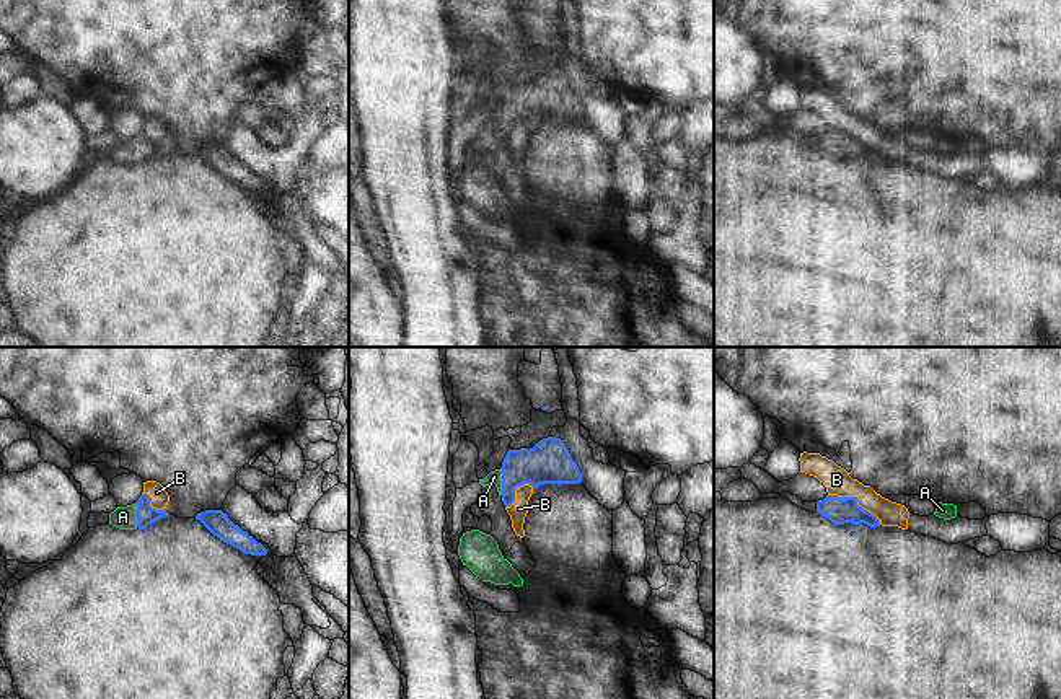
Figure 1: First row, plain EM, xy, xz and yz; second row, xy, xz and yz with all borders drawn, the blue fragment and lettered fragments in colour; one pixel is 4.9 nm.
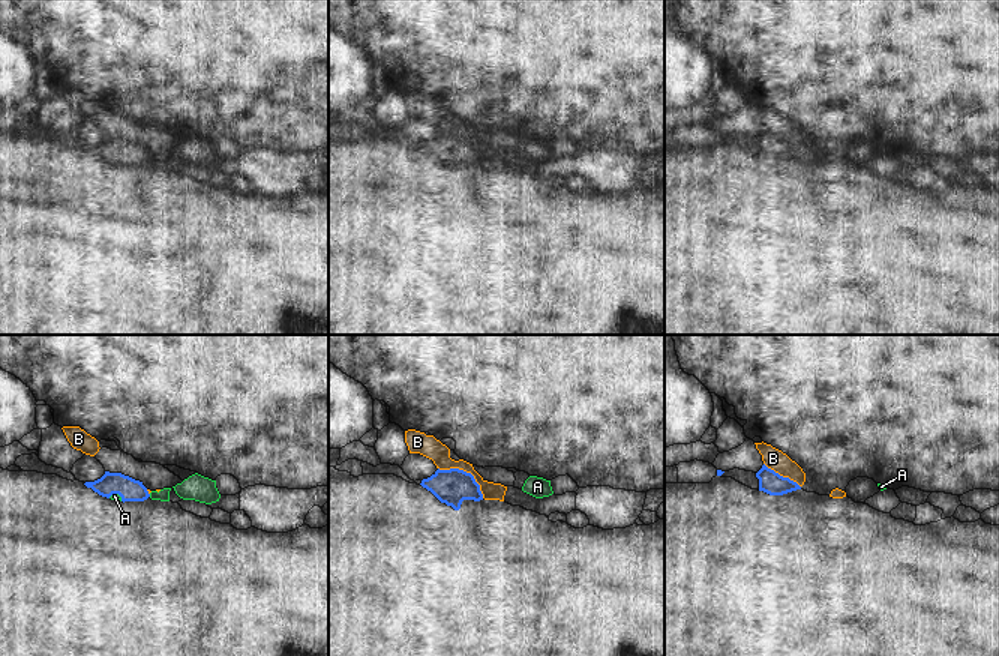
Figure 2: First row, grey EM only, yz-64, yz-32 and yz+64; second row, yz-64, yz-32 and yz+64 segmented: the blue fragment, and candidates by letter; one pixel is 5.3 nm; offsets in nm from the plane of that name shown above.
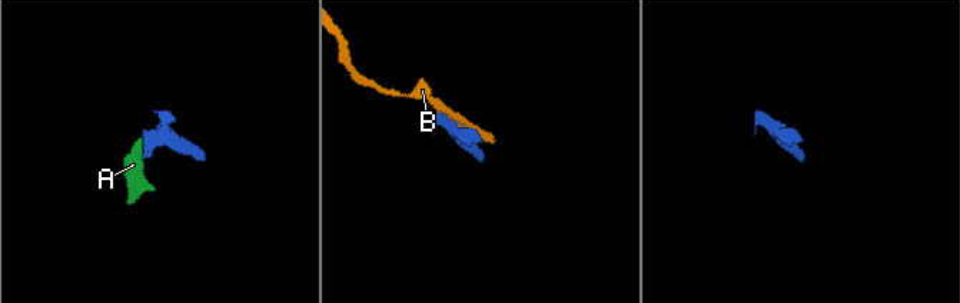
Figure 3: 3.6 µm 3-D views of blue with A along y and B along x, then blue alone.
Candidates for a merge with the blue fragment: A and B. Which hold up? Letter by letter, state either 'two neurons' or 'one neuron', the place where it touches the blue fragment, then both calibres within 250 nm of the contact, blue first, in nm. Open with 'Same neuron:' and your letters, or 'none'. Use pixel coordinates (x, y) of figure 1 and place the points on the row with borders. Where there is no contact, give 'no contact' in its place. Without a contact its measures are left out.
Same neuron: A
A: one neuron; contact xz (502, 481); calibres 220 and 60 nm
B: two neurons; contact yz (858, 499); calibres 140 and 140 nm

